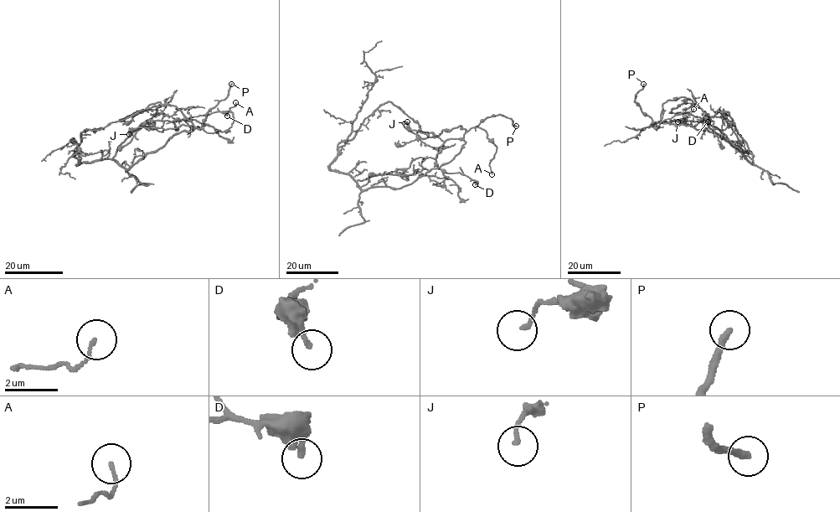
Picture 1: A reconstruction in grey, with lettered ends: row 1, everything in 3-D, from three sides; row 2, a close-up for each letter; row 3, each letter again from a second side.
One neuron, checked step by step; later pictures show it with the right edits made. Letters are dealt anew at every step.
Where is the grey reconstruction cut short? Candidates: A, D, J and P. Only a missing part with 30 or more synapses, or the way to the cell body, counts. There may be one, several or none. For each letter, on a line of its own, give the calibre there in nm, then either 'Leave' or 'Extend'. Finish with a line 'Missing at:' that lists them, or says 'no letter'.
A: Thickness 120 nm. Leave
D: Thickness 180 nm. Leave
J: Thickness 150 nm. Leave
P: Thickness 280 nm. Leave
Missing at: no letter

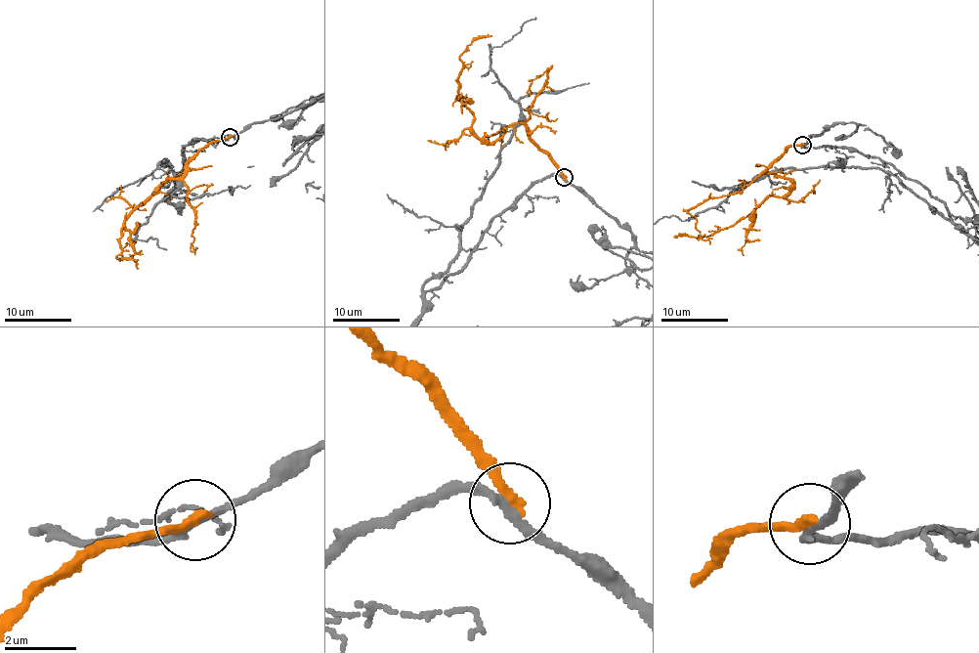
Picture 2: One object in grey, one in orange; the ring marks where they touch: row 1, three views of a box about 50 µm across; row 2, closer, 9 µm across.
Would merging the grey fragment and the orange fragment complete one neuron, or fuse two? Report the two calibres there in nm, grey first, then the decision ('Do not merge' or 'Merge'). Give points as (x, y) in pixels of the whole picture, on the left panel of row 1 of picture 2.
Thickness 200 nm (grey) against 320 nm. Do not merge

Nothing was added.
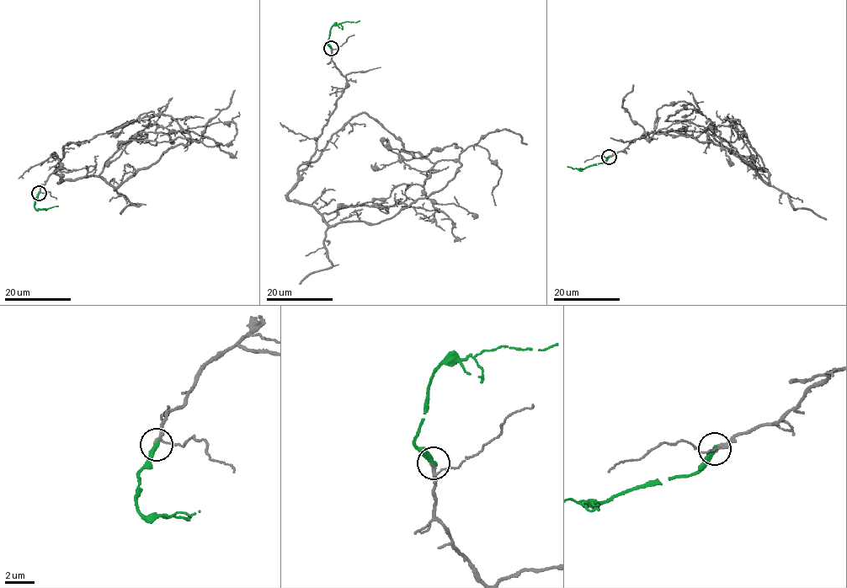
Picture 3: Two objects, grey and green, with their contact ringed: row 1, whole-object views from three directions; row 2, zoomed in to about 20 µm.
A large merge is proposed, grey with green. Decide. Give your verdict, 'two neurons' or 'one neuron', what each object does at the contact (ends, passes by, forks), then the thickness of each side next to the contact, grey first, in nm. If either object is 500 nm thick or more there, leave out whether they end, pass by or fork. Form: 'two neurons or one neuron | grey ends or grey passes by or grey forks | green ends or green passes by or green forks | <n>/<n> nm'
one neuron | grey passes by | green ends | 200/320 nm

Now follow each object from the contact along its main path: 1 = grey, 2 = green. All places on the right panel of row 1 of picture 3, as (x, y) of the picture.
1: (609, 157), (683, 130), (738, 157), (702, 126), (665, 121), (689, 103), (658, 109), (639, 139), (695, 116)
2: (609, 157), (604, 163), (584, 168), (567, 167)

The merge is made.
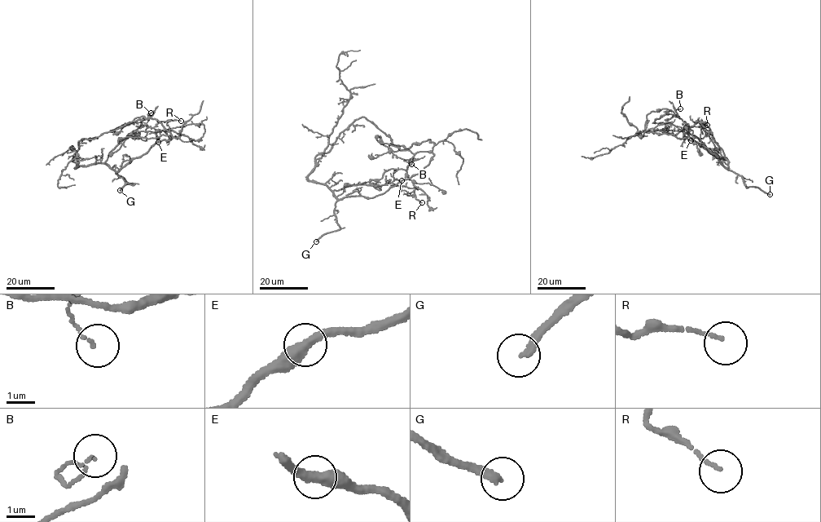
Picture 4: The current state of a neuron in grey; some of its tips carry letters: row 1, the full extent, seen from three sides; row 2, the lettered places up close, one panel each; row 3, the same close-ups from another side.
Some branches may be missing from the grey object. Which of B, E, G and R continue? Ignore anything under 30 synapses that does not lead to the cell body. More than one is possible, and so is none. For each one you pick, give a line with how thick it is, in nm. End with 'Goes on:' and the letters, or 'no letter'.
G: Thickness 240 nm
Goes on: G

